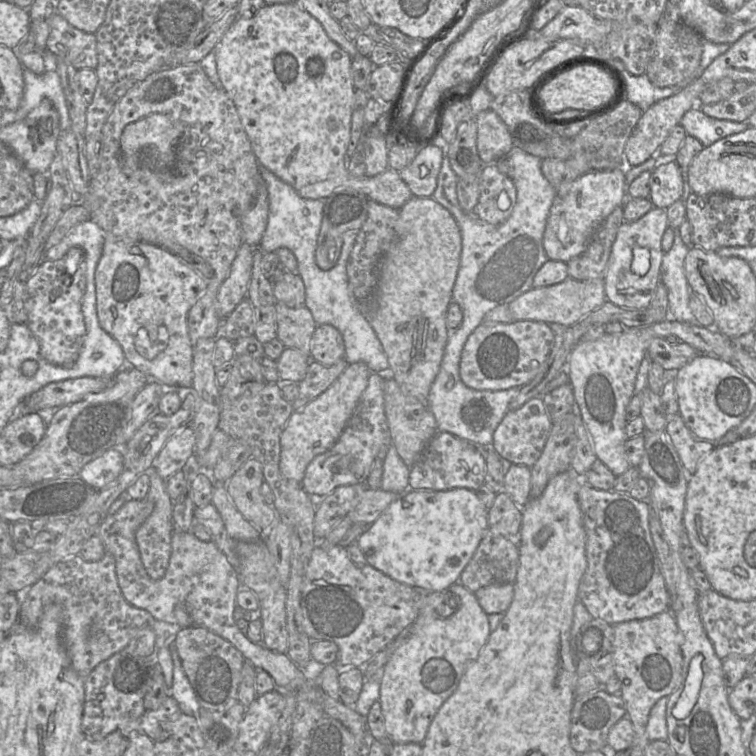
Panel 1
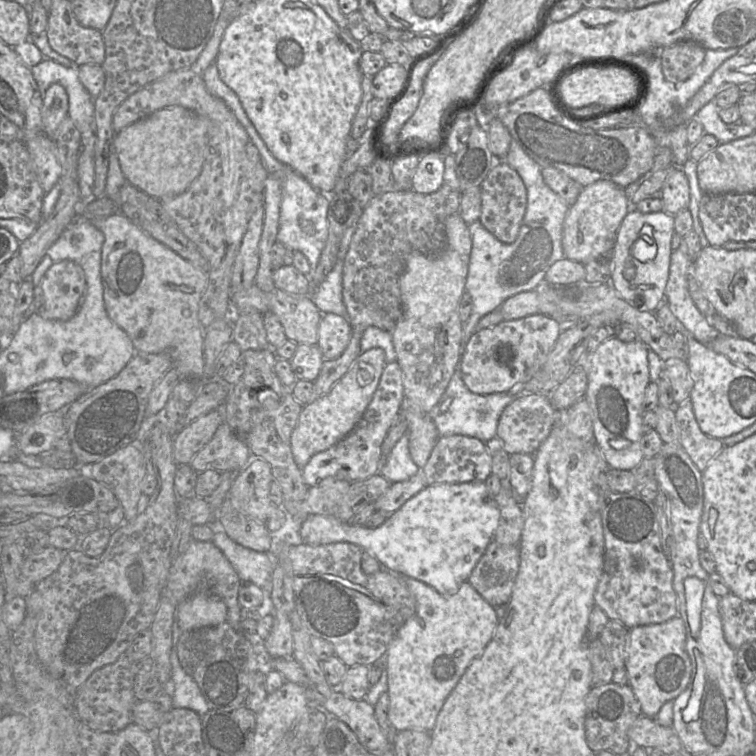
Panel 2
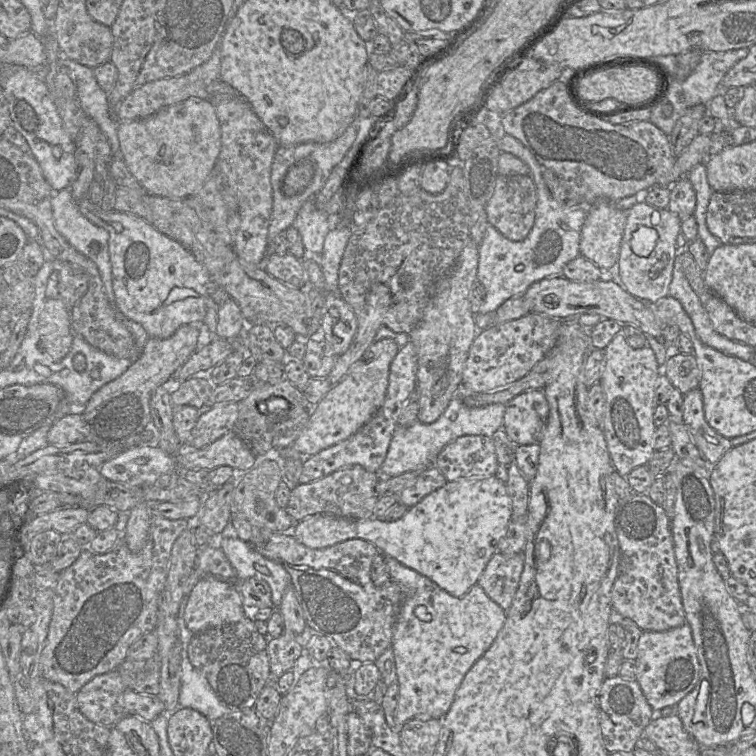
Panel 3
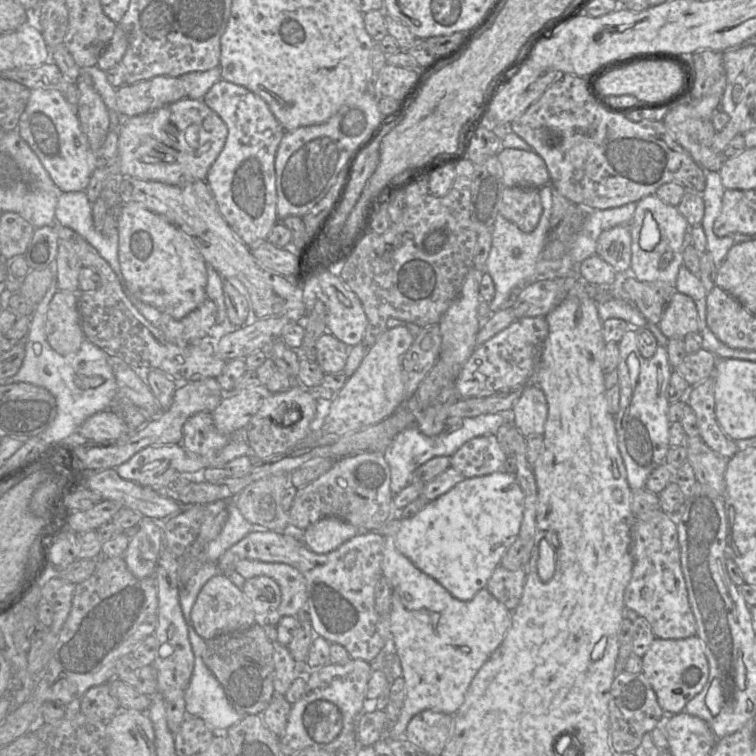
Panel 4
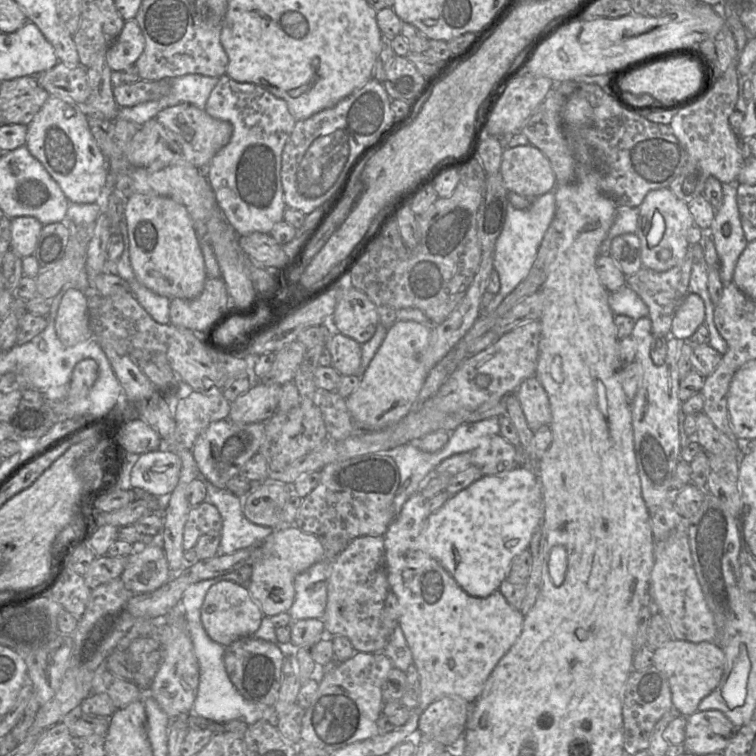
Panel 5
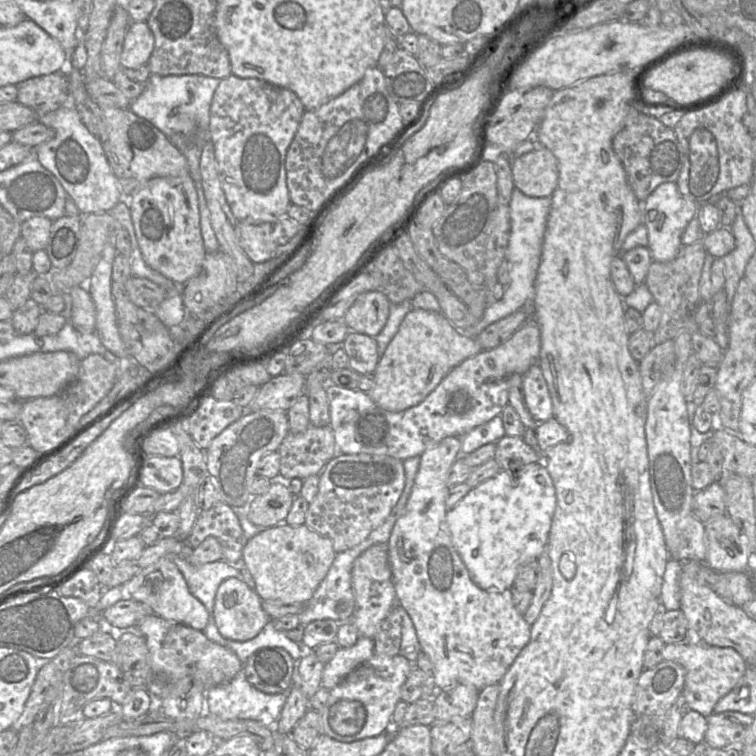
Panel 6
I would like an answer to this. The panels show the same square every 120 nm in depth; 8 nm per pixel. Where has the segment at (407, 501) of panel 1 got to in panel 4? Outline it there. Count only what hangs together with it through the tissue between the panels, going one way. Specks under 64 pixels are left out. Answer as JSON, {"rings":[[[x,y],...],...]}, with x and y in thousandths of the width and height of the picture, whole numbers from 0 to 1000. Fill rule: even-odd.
{"rings":[[[659,623],[659,624],[652,624],[651,627],[646,627],[646,628],[615,632],[612,636],[607,638],[606,640],[603,640],[598,647],[595,647],[593,651],[590,651],[585,656],[579,657],[578,660],[575,660],[573,663],[566,664],[565,668],[557,676],[554,676],[550,681],[548,681],[548,683],[545,683],[542,685],[517,685],[511,693],[507,694],[507,697],[504,697],[504,700],[501,700],[501,701],[491,701],[491,702],[501,702],[508,709],[511,709],[511,708],[520,709],[522,712],[524,724],[528,728],[528,730],[532,731],[536,737],[538,737],[549,747],[549,750],[552,750],[556,755],[558,755],[563,761],[569,762],[574,767],[577,767],[601,791],[603,791],[603,792],[606,792],[608,795],[619,795],[619,794],[623,794],[634,780],[636,780],[636,779],[643,776],[643,772],[644,772],[647,765],[649,763],[653,753],[659,747],[661,747],[661,743],[663,743],[663,739],[664,739],[665,734],[672,728],[672,725],[680,718],[680,716],[687,710],[688,696],[689,696],[689,690],[690,690],[690,687],[692,687],[692,675],[693,675],[693,652],[692,652],[689,644],[685,640],[685,636],[683,634],[681,627],[669,626],[667,623]],[[435,684],[435,685],[426,685],[419,690],[417,690],[415,693],[406,697],[399,704],[398,714],[411,729],[419,733],[433,733],[444,728],[454,718],[463,714],[464,712],[467,712],[468,709],[474,708],[478,704],[488,704],[488,702],[480,702],[474,697],[452,687]]]}

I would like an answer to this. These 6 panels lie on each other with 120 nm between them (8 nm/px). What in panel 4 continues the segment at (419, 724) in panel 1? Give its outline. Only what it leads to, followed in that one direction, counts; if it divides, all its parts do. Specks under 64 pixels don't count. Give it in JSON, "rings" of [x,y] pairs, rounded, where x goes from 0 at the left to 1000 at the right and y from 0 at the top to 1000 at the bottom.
{"rings":[[[508,709],[505,757],[519,778],[516,837],[520,843],[536,902],[536,926],[515,975],[534,975],[542,952],[562,939],[601,946],[615,926],[620,906],[638,880],[665,848],[677,820],[677,808],[643,778],[619,795],[601,791],[577,767],[556,755],[524,724],[522,712]]]}

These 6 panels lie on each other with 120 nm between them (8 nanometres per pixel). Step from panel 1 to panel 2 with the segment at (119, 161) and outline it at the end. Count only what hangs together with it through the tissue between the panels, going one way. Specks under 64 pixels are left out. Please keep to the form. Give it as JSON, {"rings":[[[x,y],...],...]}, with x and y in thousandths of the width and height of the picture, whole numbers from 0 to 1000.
{"rings":[[[254,90],[225,95],[171,127],[151,148],[148,156],[149,171],[152,176],[156,176],[172,164],[222,140],[245,142],[274,156],[278,161],[274,205],[266,229],[241,257],[210,263],[217,278],[231,292],[238,306],[262,327],[276,347],[275,377],[265,397],[262,411],[265,427],[274,435],[283,426],[300,421],[303,414],[310,348],[332,286],[340,274],[348,269],[354,228],[349,222],[344,204],[321,165],[292,131],[275,122],[269,101],[259,98]]]}

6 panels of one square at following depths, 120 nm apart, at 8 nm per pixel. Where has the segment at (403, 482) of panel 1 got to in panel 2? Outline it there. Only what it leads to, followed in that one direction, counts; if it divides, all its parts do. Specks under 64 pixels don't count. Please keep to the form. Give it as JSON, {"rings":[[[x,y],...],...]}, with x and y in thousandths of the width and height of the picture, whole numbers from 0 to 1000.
{"rings":[[[534,574],[517,595],[508,615],[500,624],[516,639],[532,638],[556,623],[541,597],[541,578]]]}

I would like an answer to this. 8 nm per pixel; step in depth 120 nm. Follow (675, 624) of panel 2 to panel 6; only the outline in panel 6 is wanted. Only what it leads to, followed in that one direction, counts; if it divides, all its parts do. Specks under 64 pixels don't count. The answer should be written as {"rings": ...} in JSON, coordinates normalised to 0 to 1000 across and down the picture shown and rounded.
{"rings":[[[925,848],[881,852],[876,866],[878,873],[892,874],[906,884],[902,918],[911,937],[933,948],[944,943],[946,931],[978,903],[989,882],[988,876],[970,857],[935,853]]]}

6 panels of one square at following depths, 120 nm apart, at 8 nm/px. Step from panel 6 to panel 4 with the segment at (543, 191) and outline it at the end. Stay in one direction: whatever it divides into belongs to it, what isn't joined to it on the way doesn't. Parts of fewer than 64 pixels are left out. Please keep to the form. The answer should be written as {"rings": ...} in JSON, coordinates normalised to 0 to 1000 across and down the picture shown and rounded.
{"rings":[[[665,196],[657,206],[667,247],[714,249],[728,242],[722,217],[708,200]]]}

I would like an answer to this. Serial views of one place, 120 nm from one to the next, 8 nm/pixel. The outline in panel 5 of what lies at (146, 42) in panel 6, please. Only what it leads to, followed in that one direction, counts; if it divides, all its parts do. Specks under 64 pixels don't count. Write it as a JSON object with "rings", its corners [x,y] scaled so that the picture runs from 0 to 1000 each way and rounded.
{"rings":[[[177,25],[167,26],[157,49],[140,67],[140,81],[148,94],[163,94],[180,81],[192,63],[192,50]]]}

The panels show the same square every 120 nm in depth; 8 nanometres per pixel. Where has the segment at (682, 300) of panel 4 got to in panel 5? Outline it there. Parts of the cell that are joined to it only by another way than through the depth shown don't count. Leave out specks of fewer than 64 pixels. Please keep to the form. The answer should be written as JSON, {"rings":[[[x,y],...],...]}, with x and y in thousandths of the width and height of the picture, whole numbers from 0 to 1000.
{"rings":[[[911,388],[892,417],[888,444],[909,451],[930,427],[933,427],[931,399],[925,390]]]}

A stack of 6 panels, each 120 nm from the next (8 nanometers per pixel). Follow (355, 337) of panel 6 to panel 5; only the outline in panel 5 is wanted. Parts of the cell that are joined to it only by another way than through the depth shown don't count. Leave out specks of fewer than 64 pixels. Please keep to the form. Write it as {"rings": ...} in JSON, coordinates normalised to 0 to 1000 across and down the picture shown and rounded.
{"rings":[[[448,439],[431,451],[438,468],[438,481],[451,496],[471,496],[478,481],[478,455]]]}

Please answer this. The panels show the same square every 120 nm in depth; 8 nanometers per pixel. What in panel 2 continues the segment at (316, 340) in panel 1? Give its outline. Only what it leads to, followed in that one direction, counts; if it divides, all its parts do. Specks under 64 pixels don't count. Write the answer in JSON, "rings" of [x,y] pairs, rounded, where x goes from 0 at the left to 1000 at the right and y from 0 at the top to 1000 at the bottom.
{"rings":[[[429,414],[421,431],[419,456],[429,475],[446,474],[460,458],[464,448],[462,425],[442,414]]]}

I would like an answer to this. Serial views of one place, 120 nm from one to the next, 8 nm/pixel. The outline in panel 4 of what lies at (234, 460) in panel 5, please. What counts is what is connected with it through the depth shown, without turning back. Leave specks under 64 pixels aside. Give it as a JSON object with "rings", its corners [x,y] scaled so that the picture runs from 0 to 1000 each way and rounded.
{"rings":[[[262,545],[250,552],[242,562],[242,579],[238,589],[253,601],[278,604],[296,593],[304,583],[304,575],[296,575],[286,567],[279,546]]]}

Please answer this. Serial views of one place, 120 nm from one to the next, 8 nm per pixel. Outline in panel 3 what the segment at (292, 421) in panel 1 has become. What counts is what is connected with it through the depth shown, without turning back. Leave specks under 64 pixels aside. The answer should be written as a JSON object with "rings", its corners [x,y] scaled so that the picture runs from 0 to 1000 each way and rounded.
{"rings":[[[519,447],[495,451],[448,507],[418,534],[410,554],[389,585],[401,604],[411,604],[471,573],[508,532],[516,481],[529,459]]]}

